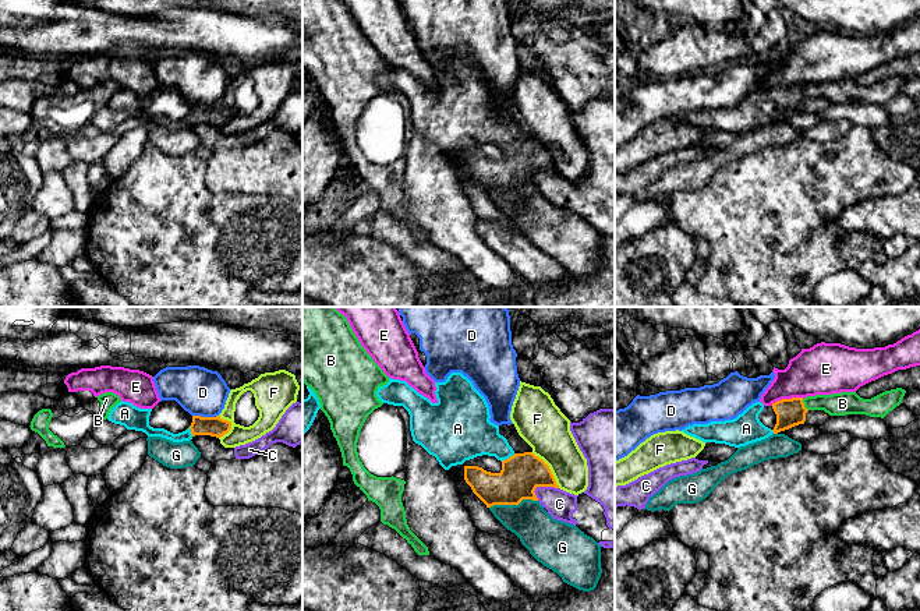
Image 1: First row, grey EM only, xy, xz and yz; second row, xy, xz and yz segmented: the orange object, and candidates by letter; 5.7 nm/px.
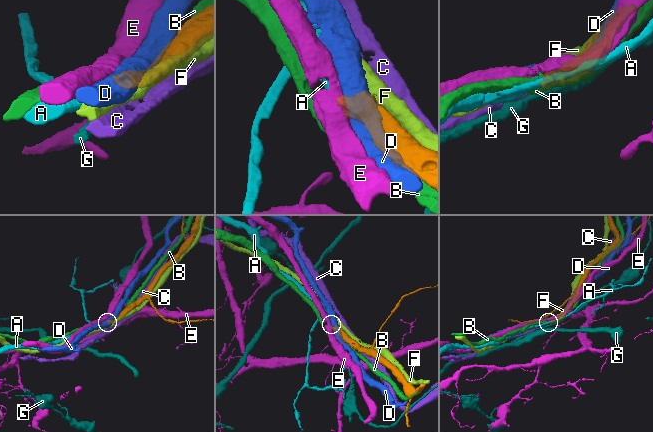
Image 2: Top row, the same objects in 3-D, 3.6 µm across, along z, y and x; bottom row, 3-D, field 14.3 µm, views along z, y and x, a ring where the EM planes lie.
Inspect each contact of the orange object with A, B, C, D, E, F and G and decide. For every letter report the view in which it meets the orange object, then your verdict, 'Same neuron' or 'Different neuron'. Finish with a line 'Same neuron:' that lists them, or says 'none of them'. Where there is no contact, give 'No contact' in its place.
A: Touches orange in xz. Same neuron
B: Touches orange in yz. Different neuron
C: Touches orange in xz. Different neuron
D: Touches orange in xy. Different neuron
E: Touches orange in yz. Different neuron
F: Touches orange in xz. Different neuron
G: Touches orange in xz. Different neuron
Same neuron: A

